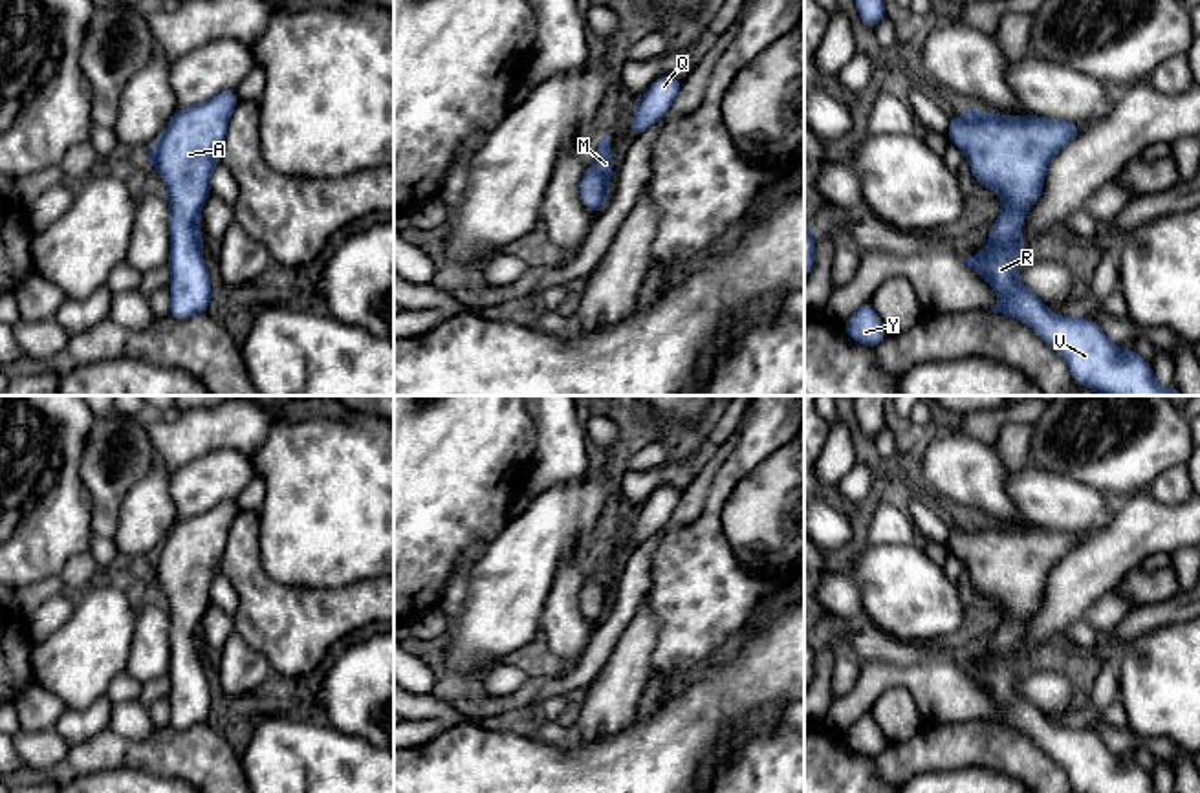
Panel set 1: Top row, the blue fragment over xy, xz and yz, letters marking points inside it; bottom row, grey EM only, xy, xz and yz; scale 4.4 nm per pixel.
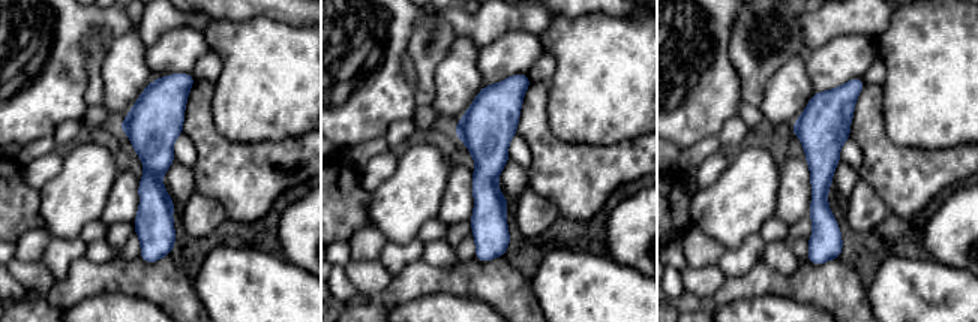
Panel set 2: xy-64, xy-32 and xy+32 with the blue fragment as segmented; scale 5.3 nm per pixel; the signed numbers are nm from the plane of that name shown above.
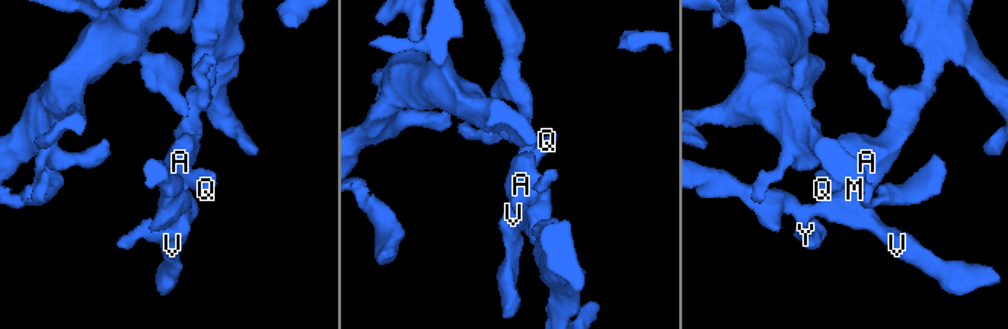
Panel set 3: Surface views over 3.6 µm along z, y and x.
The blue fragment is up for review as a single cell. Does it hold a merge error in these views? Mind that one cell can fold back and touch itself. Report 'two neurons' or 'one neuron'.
one neuron

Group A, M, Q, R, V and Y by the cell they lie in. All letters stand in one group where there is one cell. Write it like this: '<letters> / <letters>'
A M Q R V Y

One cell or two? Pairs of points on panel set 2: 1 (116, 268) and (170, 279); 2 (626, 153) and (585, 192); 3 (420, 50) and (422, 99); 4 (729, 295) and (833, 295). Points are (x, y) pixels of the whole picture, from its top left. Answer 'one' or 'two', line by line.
1: one
2: one
3: one
4: one

